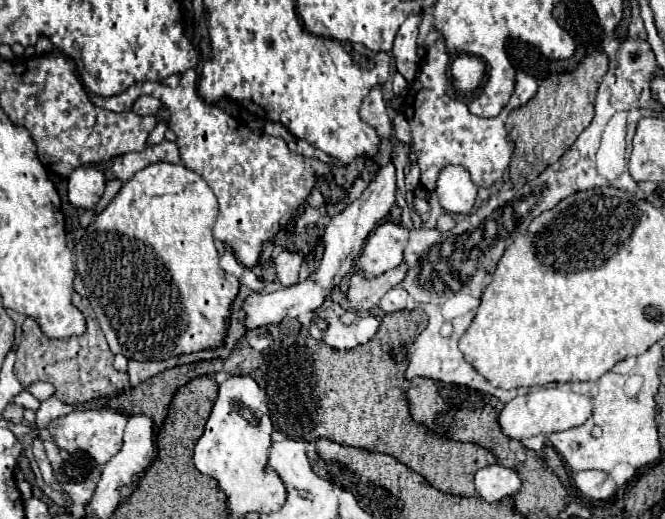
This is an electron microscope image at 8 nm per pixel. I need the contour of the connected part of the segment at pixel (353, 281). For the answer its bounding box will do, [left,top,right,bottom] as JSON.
[347,263,407,311]

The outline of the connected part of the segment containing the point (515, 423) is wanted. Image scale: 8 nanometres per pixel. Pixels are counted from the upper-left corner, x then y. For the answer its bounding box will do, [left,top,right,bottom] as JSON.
[499,387,593,439]

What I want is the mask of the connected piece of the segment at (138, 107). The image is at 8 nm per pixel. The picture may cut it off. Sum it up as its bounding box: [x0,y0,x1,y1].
[131,97,161,117]

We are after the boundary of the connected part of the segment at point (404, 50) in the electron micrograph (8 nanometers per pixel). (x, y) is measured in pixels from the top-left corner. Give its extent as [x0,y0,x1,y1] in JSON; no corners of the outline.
[393,15,421,81]

